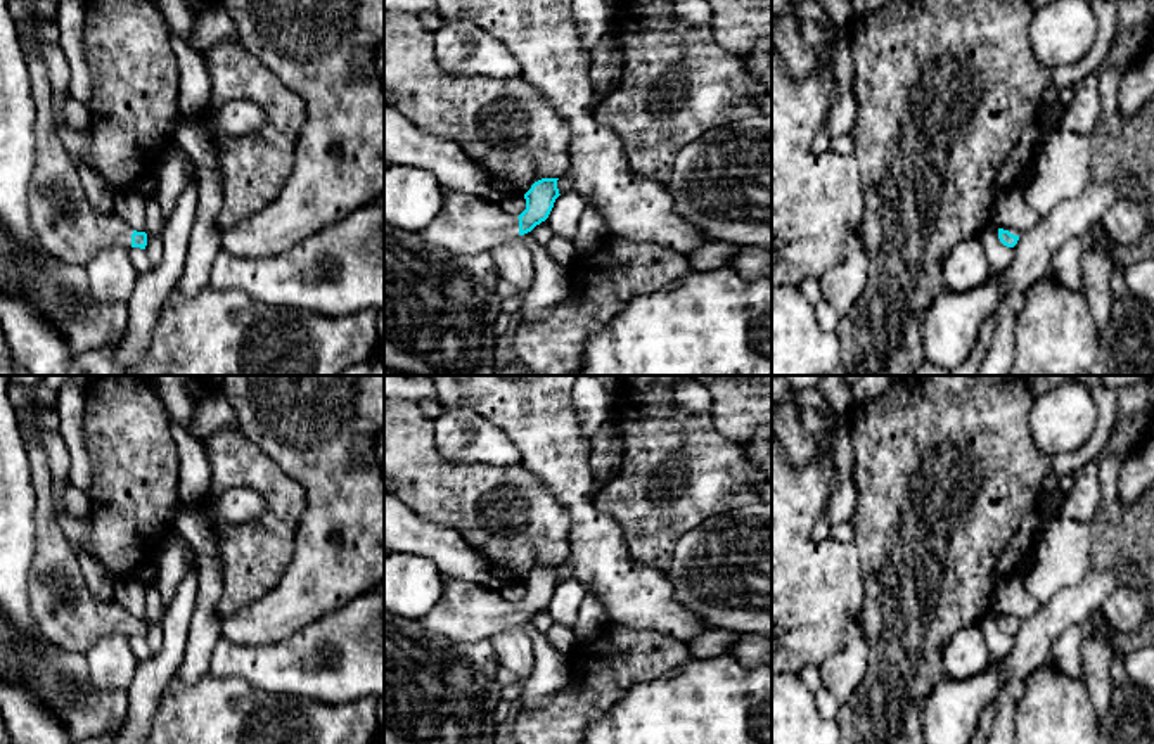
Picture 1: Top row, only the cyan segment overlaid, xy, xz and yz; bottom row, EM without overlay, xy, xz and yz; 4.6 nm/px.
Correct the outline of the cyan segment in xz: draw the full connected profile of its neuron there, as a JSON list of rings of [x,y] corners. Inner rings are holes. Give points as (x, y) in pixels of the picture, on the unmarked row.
[[[542,566],[531,573],[524,581],[526,597],[519,602],[509,602],[495,590],[488,590],[478,583],[465,583],[462,580],[445,580],[439,602],[420,619],[427,633],[441,635],[457,644],[472,644],[491,638],[505,628],[516,626],[531,619],[536,613],[545,609],[561,583],[557,576],[559,566]]]

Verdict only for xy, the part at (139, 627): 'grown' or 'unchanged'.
grown

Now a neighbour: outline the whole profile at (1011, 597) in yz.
[[[1019,573],[1005,576],[995,585],[991,611],[998,616],[1014,616],[1023,623],[1029,619],[1040,606],[1042,604],[1028,593],[1024,578]]]

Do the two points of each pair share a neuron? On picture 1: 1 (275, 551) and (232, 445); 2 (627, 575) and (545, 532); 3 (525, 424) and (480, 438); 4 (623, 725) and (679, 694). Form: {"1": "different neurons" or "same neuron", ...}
{"1": "same neuron", "2": "different neurons", "3": "different neurons", "4": "same neuron"}

